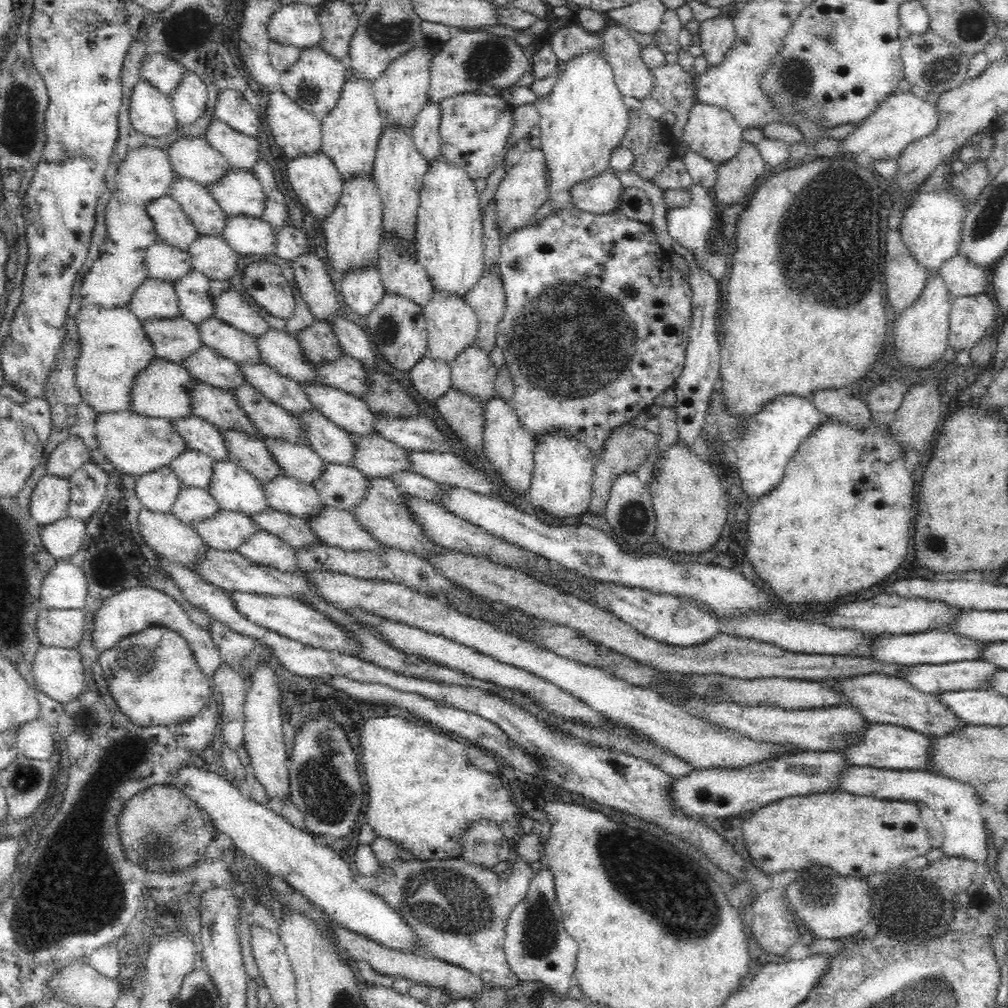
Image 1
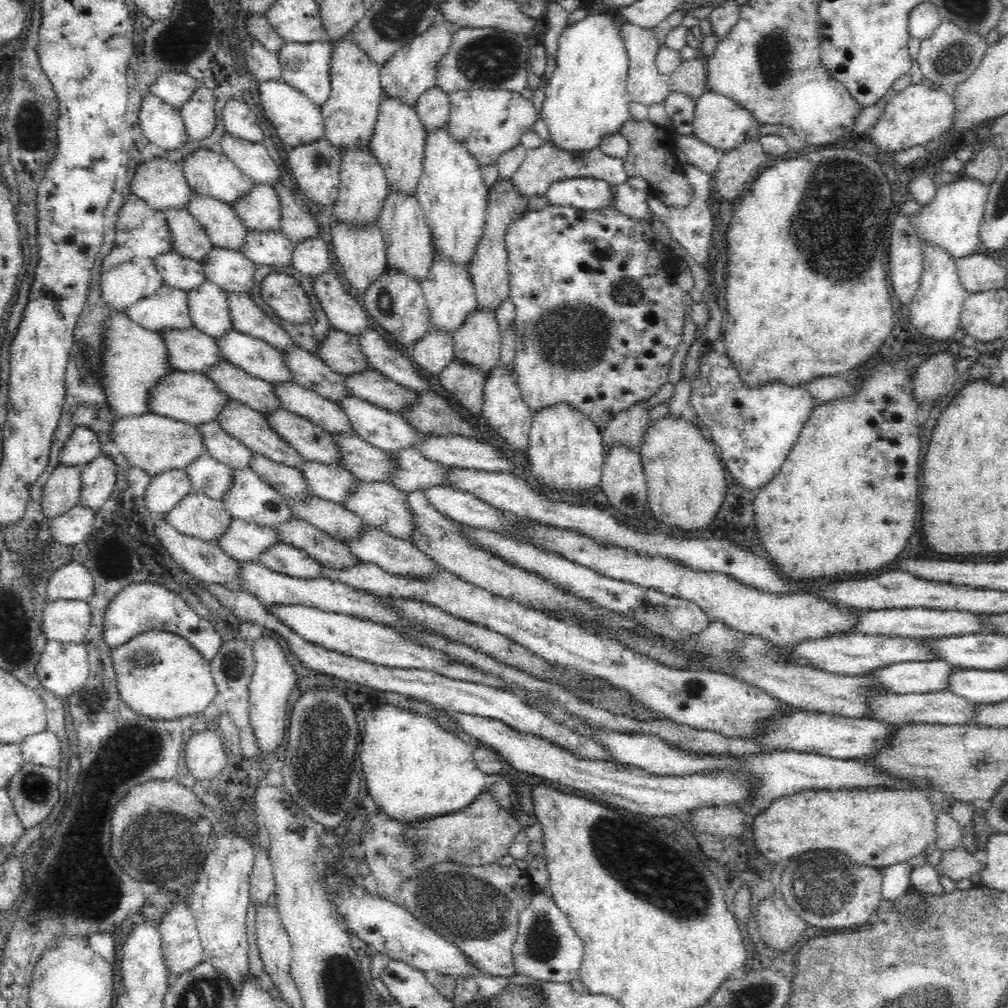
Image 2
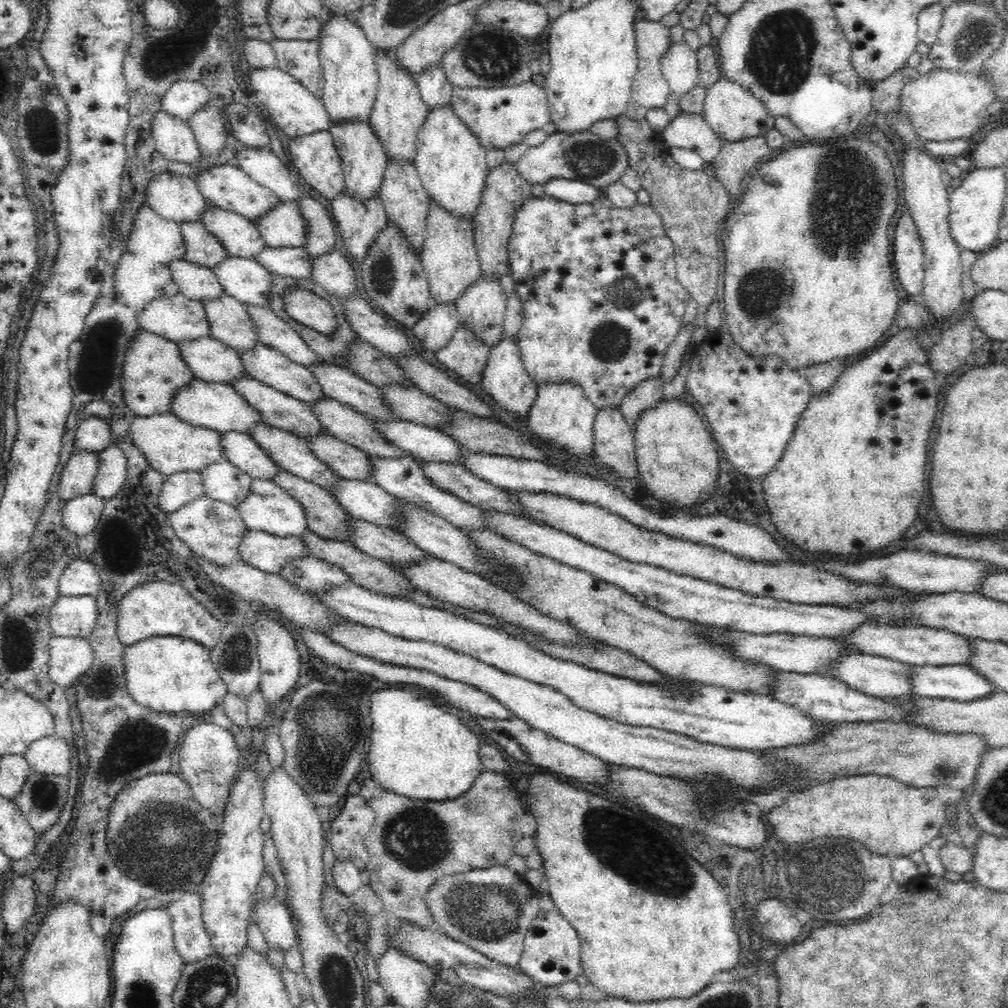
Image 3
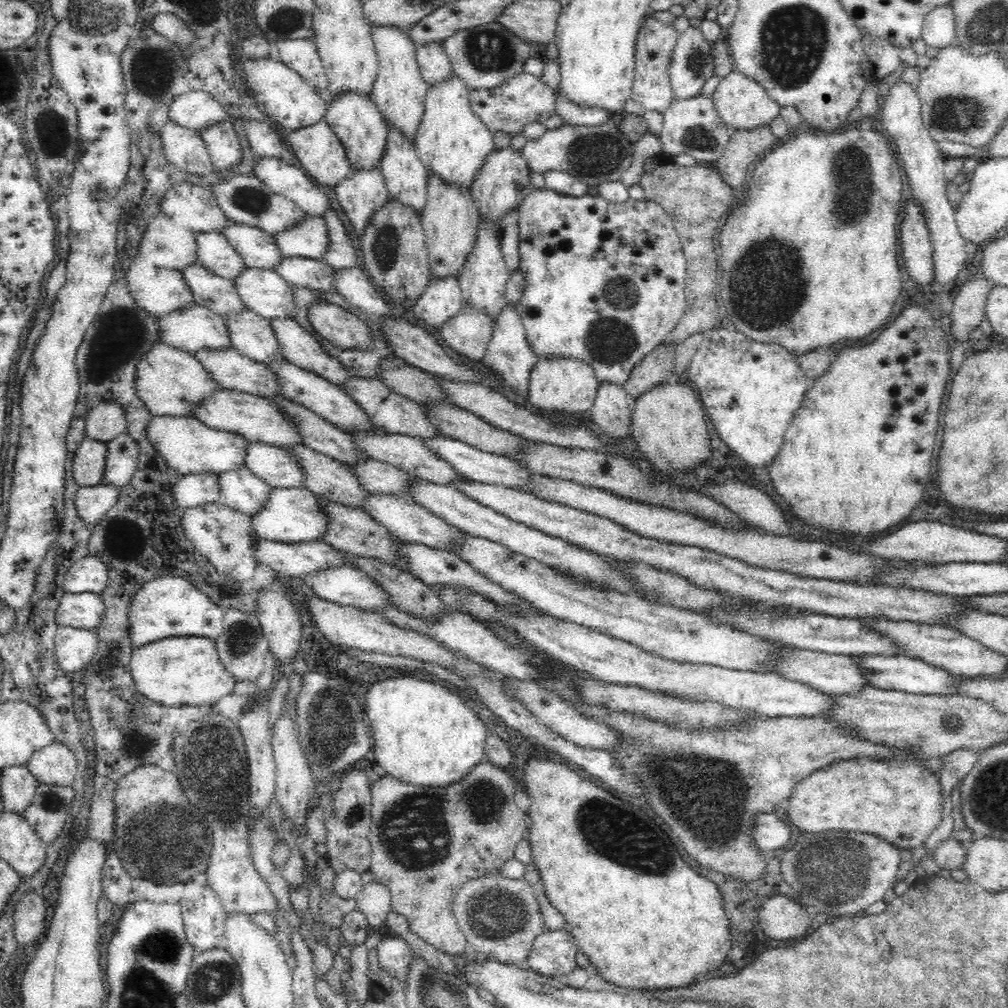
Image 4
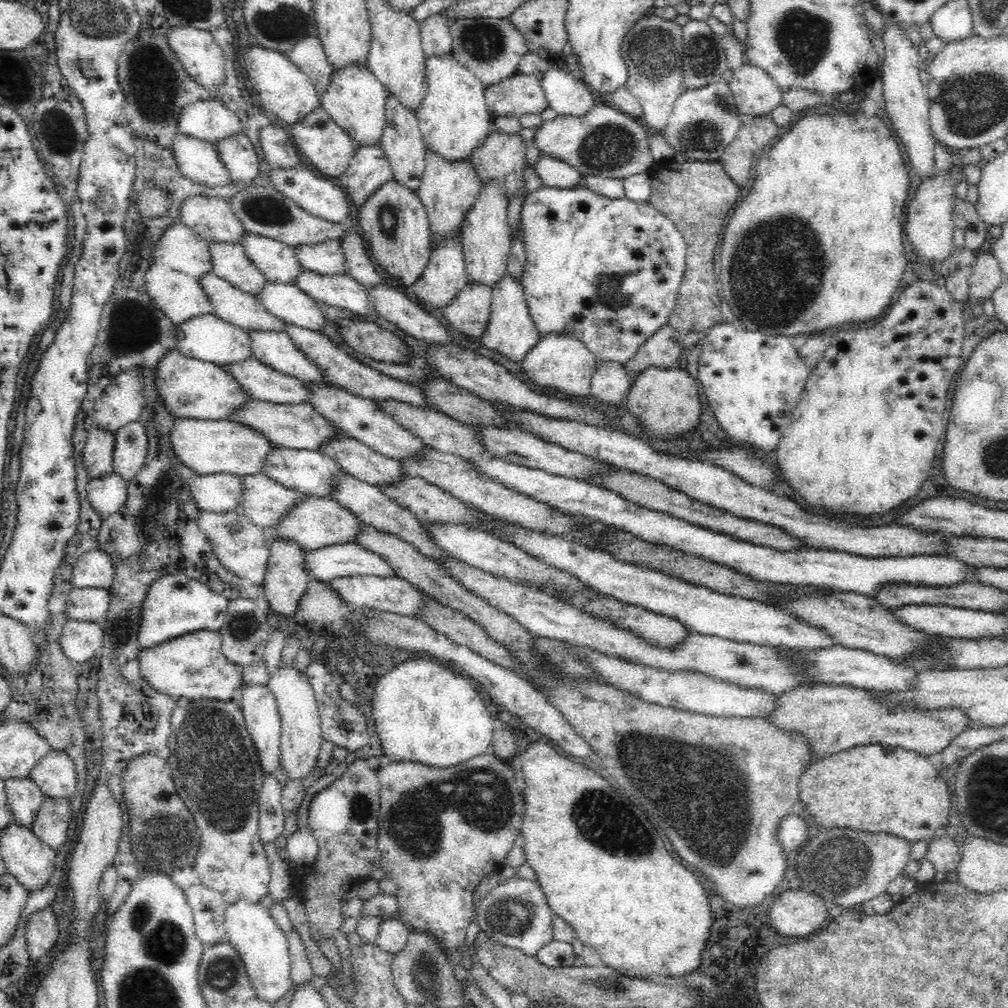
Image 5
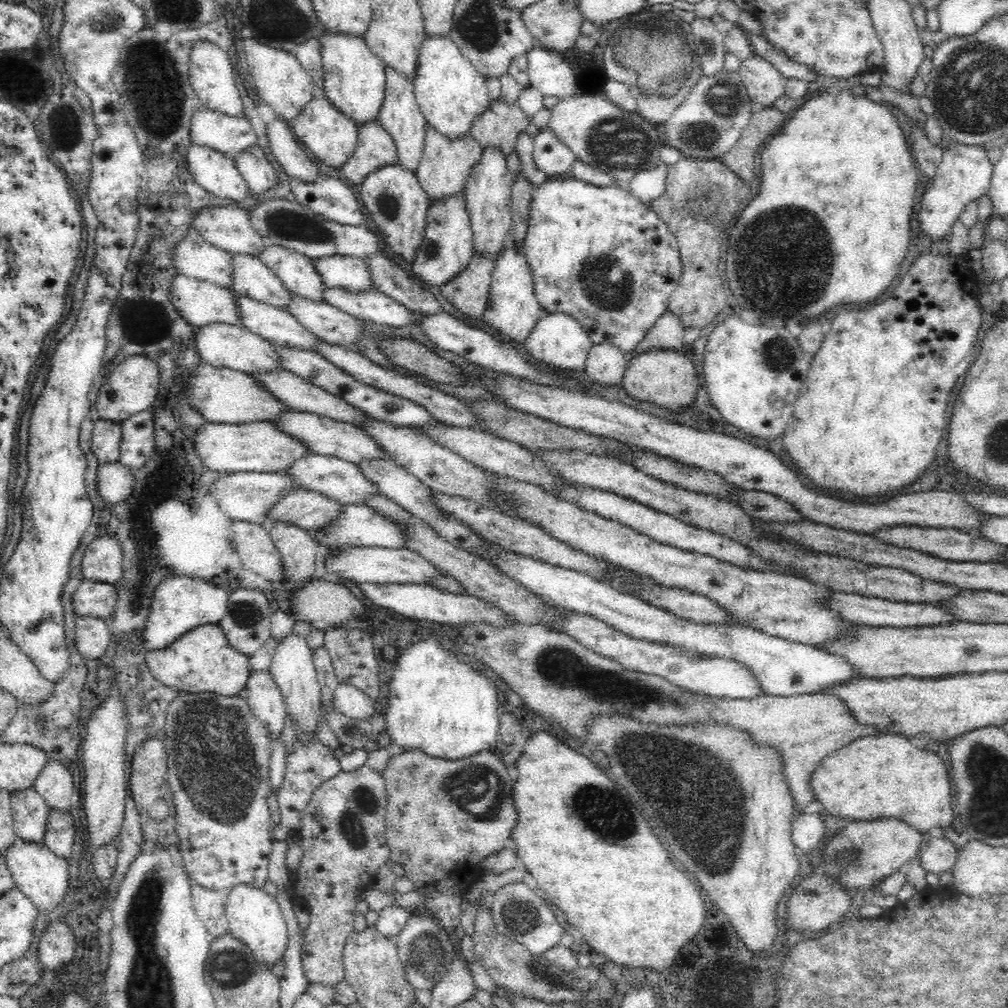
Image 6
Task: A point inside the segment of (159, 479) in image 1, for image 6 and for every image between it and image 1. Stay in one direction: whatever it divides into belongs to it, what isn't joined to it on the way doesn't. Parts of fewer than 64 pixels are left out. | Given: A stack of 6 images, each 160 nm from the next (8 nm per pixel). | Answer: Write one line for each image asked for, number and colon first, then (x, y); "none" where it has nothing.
2: (163, 491)
3: (178, 488)
4: (193, 489)
5: (218, 492)
6: (247, 496)

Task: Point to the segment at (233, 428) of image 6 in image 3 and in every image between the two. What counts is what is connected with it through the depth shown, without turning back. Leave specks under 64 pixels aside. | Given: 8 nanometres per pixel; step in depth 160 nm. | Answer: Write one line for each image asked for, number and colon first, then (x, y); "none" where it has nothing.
3: (169, 445)
4: (185, 445)
5: (207, 446)

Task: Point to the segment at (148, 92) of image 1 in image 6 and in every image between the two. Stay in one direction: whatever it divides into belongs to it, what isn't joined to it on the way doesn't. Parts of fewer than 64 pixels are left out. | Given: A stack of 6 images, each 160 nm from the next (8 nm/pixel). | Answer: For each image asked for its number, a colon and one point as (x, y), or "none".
2: (162, 125)
3: (173, 137)
4: (183, 147)
5: (197, 160)
6: (216, 173)

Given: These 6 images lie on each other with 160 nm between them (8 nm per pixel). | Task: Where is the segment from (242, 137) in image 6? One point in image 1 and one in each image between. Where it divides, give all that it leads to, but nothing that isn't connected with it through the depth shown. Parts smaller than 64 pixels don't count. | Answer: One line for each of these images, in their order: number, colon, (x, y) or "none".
1: (158, 69)
2: (174, 88)
3: (182, 98)
4: (196, 109)
5: (210, 120)

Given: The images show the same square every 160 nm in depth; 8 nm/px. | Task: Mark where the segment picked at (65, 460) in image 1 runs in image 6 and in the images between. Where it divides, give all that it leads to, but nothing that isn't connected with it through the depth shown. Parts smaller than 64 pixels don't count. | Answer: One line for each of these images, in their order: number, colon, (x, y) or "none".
2: (82, 446)
3: (92, 435)
4: (104, 422)
5: (120, 403)
6: (131, 388)

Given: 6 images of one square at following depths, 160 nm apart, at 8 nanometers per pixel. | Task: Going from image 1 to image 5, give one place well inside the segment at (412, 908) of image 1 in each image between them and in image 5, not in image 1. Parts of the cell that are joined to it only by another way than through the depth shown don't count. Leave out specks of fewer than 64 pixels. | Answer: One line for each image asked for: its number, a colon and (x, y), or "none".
2: (476, 908)
3: (489, 909)
4: (499, 916)
5: (515, 913)

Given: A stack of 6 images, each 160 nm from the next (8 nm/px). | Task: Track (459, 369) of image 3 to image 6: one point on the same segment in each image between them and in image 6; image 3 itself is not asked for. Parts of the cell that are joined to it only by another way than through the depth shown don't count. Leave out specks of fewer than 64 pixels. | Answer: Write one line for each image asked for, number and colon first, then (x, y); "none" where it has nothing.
4: (468, 333)
5: (469, 313)
6: (468, 293)

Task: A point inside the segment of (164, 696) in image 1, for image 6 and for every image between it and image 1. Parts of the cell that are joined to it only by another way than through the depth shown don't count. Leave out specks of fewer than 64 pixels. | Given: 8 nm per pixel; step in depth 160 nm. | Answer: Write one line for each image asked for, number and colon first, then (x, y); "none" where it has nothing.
2: (158, 674)
3: (168, 674)
4: (176, 671)
5: (193, 666)
6: (201, 660)

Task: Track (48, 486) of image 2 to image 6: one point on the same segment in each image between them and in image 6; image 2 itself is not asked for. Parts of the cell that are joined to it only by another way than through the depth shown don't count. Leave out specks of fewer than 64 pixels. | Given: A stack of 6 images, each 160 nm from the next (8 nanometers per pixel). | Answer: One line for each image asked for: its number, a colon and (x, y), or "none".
3: (76, 479)
4: (88, 465)
5: (97, 455)
6: (106, 436)

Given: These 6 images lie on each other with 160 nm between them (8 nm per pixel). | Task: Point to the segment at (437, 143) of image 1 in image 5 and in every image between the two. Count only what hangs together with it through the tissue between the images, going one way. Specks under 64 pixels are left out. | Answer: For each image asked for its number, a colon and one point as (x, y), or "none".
2: (433, 110)
3: (435, 92)
4: (435, 68)
5: (436, 40)

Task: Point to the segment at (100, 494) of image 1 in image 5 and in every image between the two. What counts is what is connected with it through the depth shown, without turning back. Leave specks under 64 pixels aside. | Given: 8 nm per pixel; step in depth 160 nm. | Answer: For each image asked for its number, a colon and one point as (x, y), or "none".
2: (97, 478)
3: (111, 472)
4: (121, 456)
5: (130, 442)

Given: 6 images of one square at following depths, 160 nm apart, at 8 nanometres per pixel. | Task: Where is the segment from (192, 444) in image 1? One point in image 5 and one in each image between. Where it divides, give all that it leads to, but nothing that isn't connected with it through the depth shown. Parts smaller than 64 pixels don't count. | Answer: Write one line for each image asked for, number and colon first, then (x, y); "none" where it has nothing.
2: (218, 444)
3: (238, 448)
4: (274, 466)
5: (308, 472)

